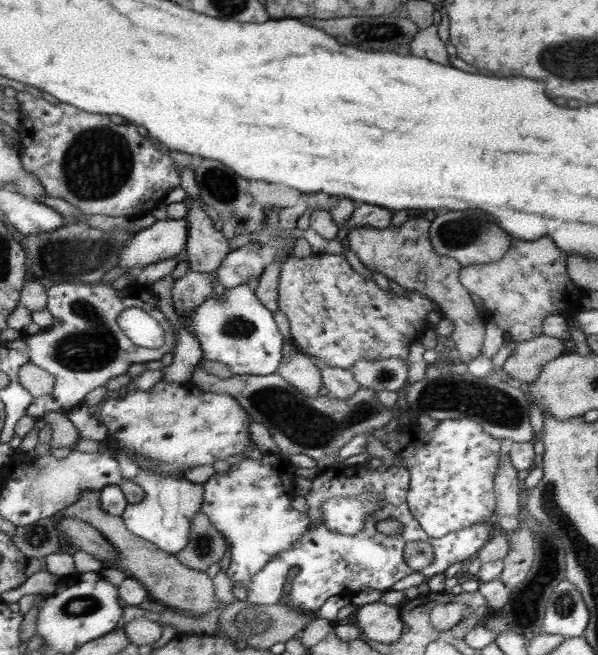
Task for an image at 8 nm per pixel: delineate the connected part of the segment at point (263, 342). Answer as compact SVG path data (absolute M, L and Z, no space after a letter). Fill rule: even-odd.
M243 284L226 289L224 297L207 297L188 318L188 325L200 339L204 359L222 362L236 375L267 376L277 372L282 360L284 336L270 310L258 300L254 285Z

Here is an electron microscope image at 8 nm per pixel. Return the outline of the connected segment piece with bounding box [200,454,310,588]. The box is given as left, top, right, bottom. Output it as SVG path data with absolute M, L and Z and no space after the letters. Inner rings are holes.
M279 454L261 459L246 458L230 466L227 472L214 473L202 485L202 508L214 528L227 540L231 561L228 579L244 588L270 559L282 553L308 529L307 514L292 507L294 466Z

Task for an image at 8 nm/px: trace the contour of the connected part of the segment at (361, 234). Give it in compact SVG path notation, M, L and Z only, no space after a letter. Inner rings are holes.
M418 214L416 218L414 216L408 218L398 228L390 226L378 229L358 225L349 232L346 245L365 268L381 272L388 280L396 281L406 291L418 291L434 300L442 316L454 321L452 332L442 340L458 350L459 358L456 362L467 364L481 354L486 318L479 314L470 292L460 283L461 264L455 258L440 255L432 248L429 236L430 224L430 221Z

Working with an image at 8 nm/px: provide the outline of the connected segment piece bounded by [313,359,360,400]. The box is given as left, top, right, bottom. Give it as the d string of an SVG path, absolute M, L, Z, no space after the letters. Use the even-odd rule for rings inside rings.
M313 359L313 361L320 369L321 382L324 384L324 388L332 397L344 400L350 398L359 389L359 384L356 383L349 370L330 367L322 359Z

